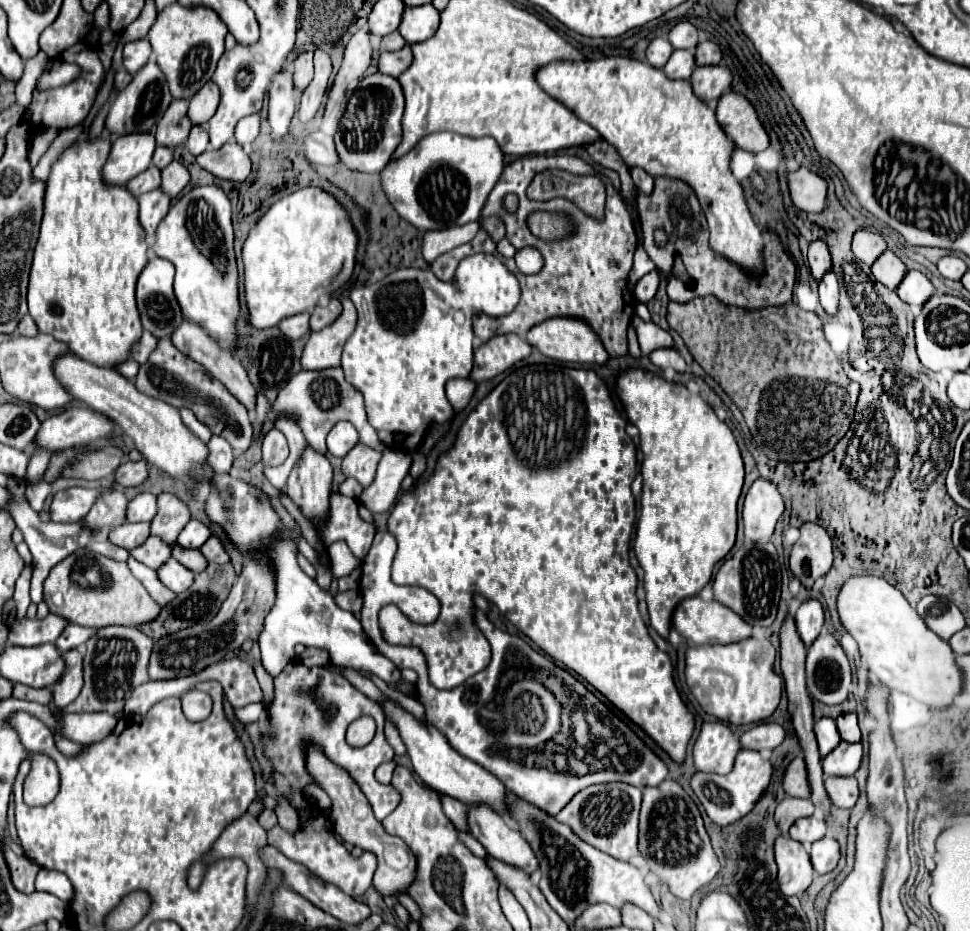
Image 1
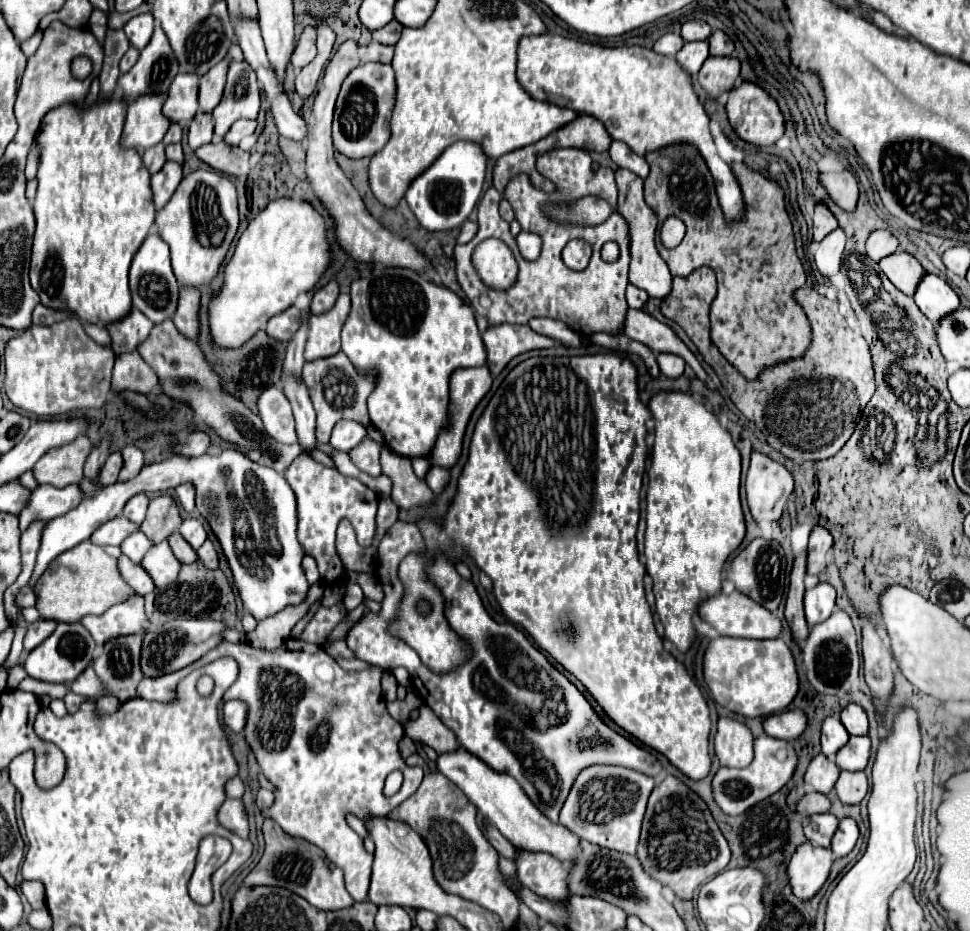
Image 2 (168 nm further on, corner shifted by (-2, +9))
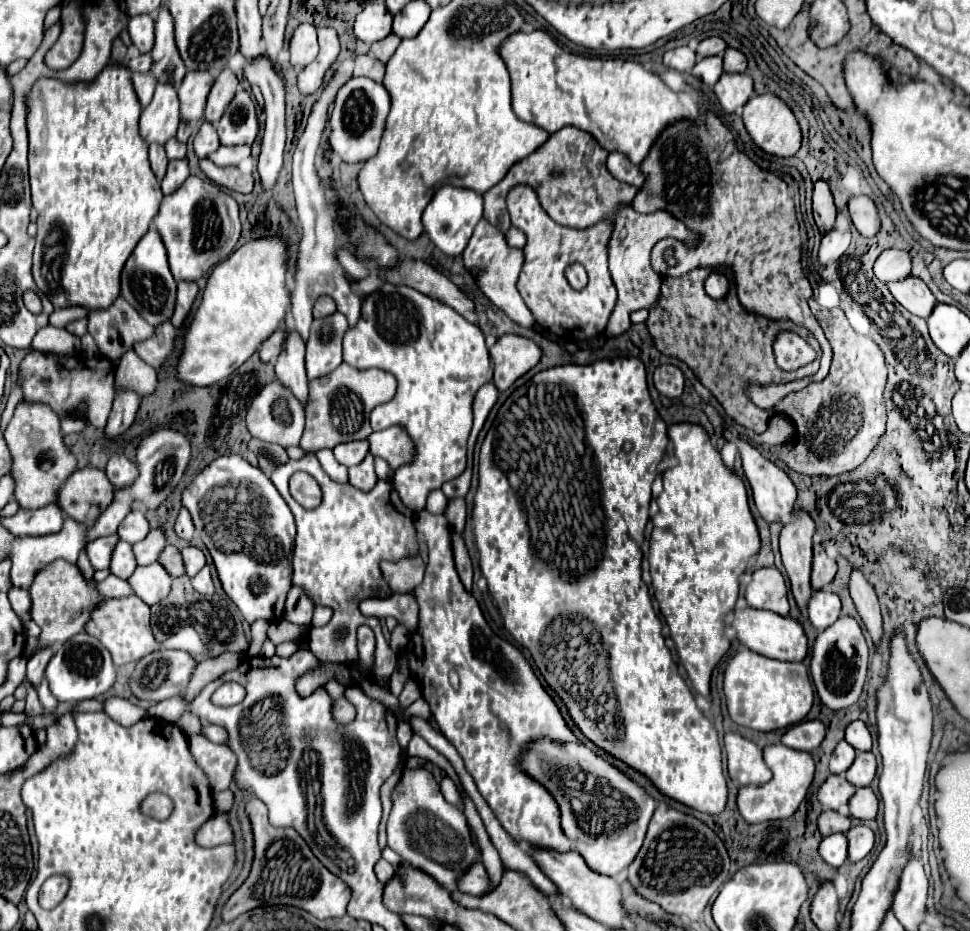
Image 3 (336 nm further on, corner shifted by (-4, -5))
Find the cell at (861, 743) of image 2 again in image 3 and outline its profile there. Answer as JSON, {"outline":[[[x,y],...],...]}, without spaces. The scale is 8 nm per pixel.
{"outline":[[[858,752],[854,764],[846,770],[846,780],[854,784],[856,788],[860,786],[870,786],[876,774],[876,758],[872,752]]]}

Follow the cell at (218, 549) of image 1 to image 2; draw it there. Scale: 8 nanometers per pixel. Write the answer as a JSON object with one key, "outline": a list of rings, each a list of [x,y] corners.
{"outline":[[[206,540],[206,542],[200,546],[200,550],[196,550],[196,554],[198,554],[198,560],[200,560],[204,566],[208,566],[210,570],[218,568],[218,556],[216,556],[214,544],[212,544],[210,540]]]}

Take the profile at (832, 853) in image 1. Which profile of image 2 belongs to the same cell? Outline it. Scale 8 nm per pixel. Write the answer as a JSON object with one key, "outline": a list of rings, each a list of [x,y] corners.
{"outline":[[[842,818],[840,826],[832,838],[832,852],[836,856],[846,856],[858,842],[860,836],[860,828],[856,824],[854,818]]]}

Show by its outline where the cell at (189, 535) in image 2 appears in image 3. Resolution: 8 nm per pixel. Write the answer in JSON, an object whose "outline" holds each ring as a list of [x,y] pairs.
{"outline":[[[186,546],[182,550],[182,558],[184,558],[184,566],[186,566],[186,574],[194,576],[202,570],[202,566],[206,564],[206,556],[198,546]]]}

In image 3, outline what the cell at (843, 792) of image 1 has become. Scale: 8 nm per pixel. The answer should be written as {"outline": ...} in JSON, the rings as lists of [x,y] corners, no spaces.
{"outline":[[[858,788],[856,794],[848,800],[850,814],[858,820],[874,820],[878,812],[878,798],[870,788]]]}

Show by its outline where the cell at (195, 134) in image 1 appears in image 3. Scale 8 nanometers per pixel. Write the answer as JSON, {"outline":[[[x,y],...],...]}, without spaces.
{"outline":[[[204,122],[198,130],[198,134],[194,136],[194,152],[198,158],[208,158],[208,154],[212,154],[214,150],[218,150],[220,142],[218,142],[218,134],[216,128],[210,122]]]}

